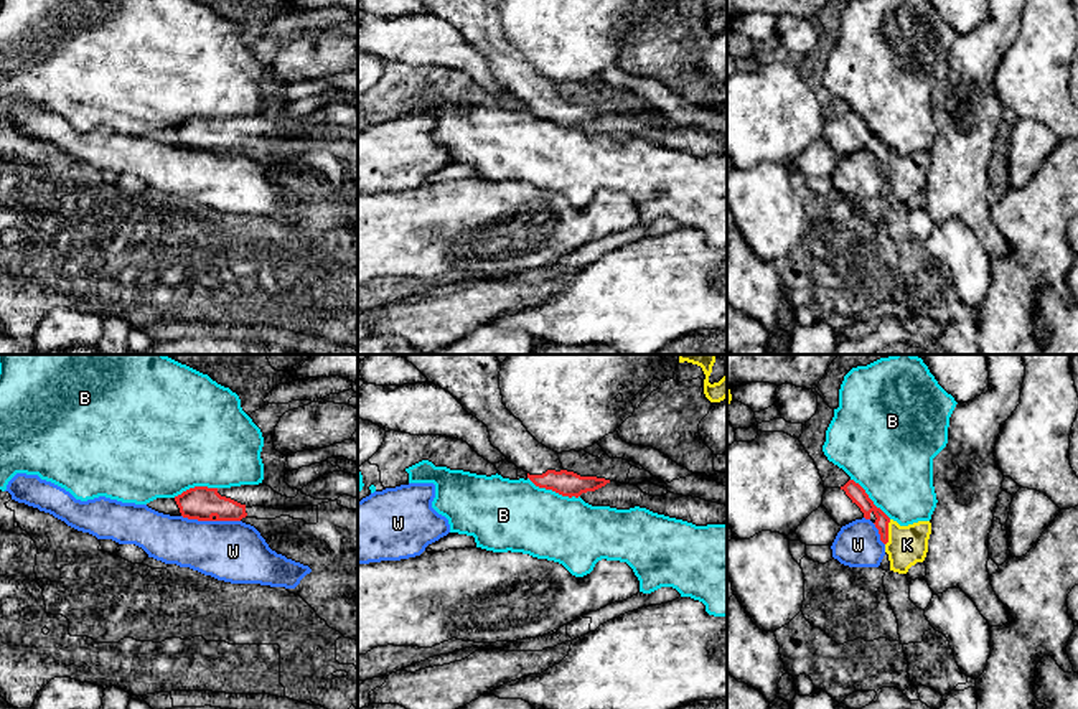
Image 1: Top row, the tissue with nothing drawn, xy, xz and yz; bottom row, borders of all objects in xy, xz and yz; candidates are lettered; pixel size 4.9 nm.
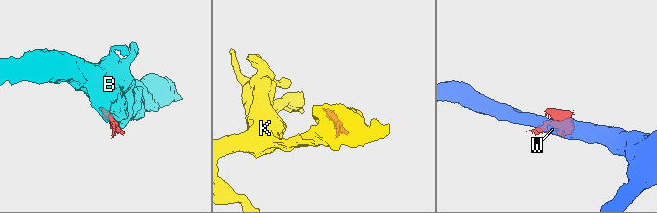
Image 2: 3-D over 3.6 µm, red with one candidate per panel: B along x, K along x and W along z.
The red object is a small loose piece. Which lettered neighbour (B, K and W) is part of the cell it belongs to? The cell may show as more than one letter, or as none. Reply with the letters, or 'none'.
none

